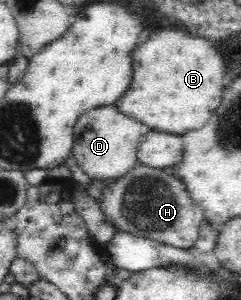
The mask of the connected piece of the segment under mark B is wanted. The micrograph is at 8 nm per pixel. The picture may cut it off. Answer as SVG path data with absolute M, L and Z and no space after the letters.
M164 30L148 38L132 52L132 78L126 92L113 104L122 116L142 124L145 130L184 136L202 128L208 116L218 108L224 92L224 62L216 48L210 48L202 38L186 36L178 30Z

